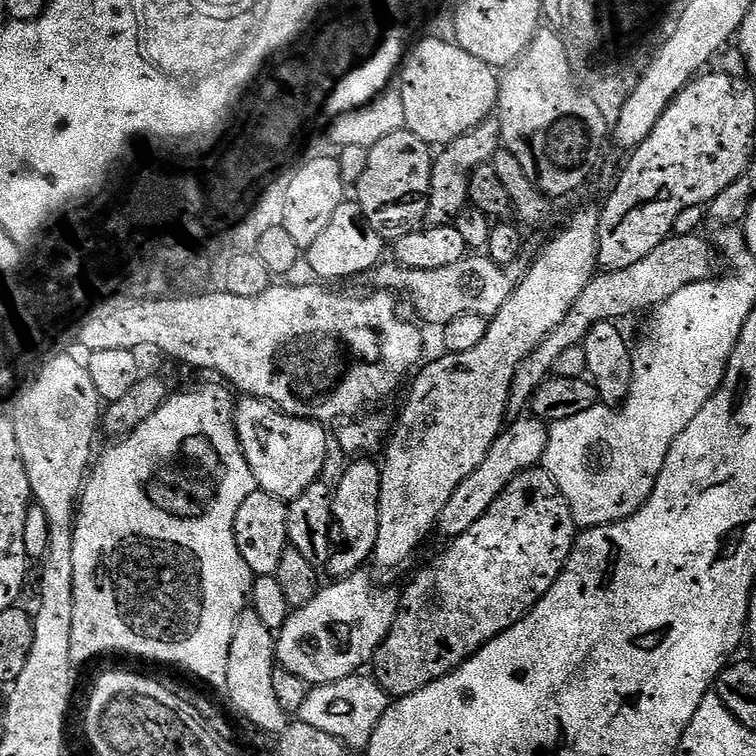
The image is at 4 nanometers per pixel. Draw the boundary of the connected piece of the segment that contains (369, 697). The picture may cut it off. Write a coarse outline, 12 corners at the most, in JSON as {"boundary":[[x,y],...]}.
{"boundary":[[356,673],[313,685],[298,718],[367,749],[390,698]]}

